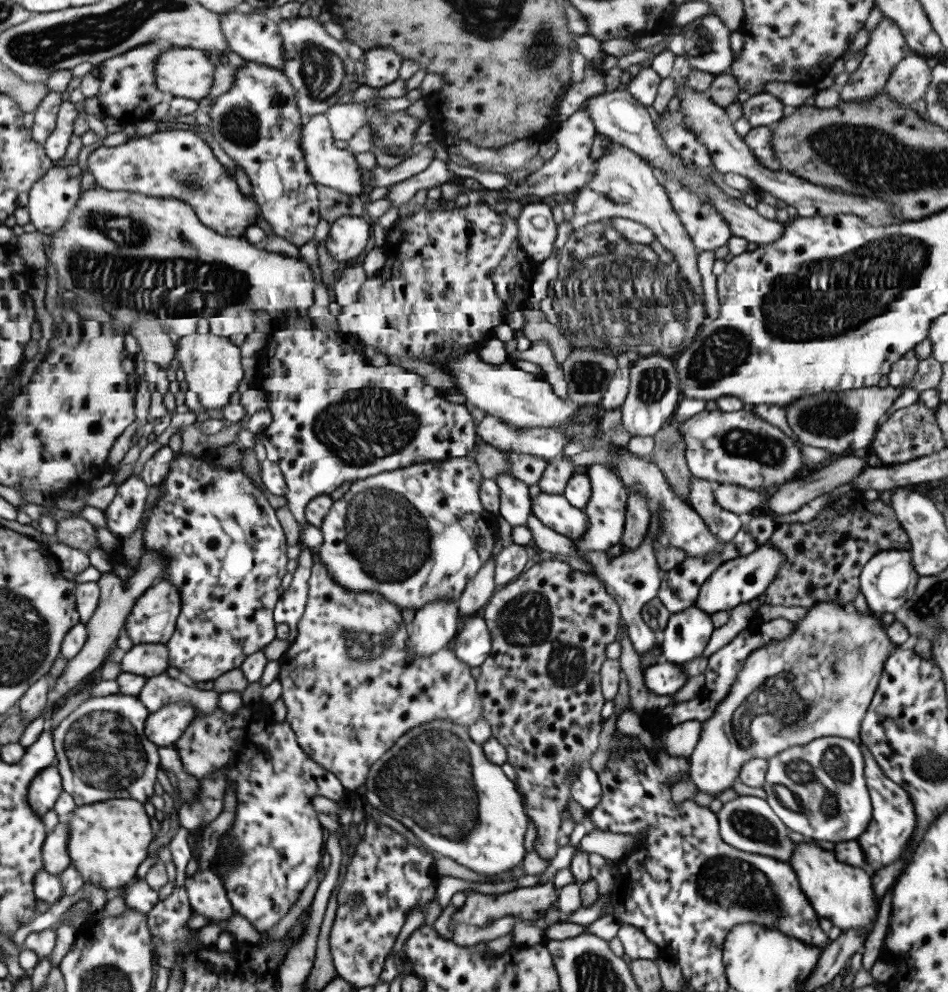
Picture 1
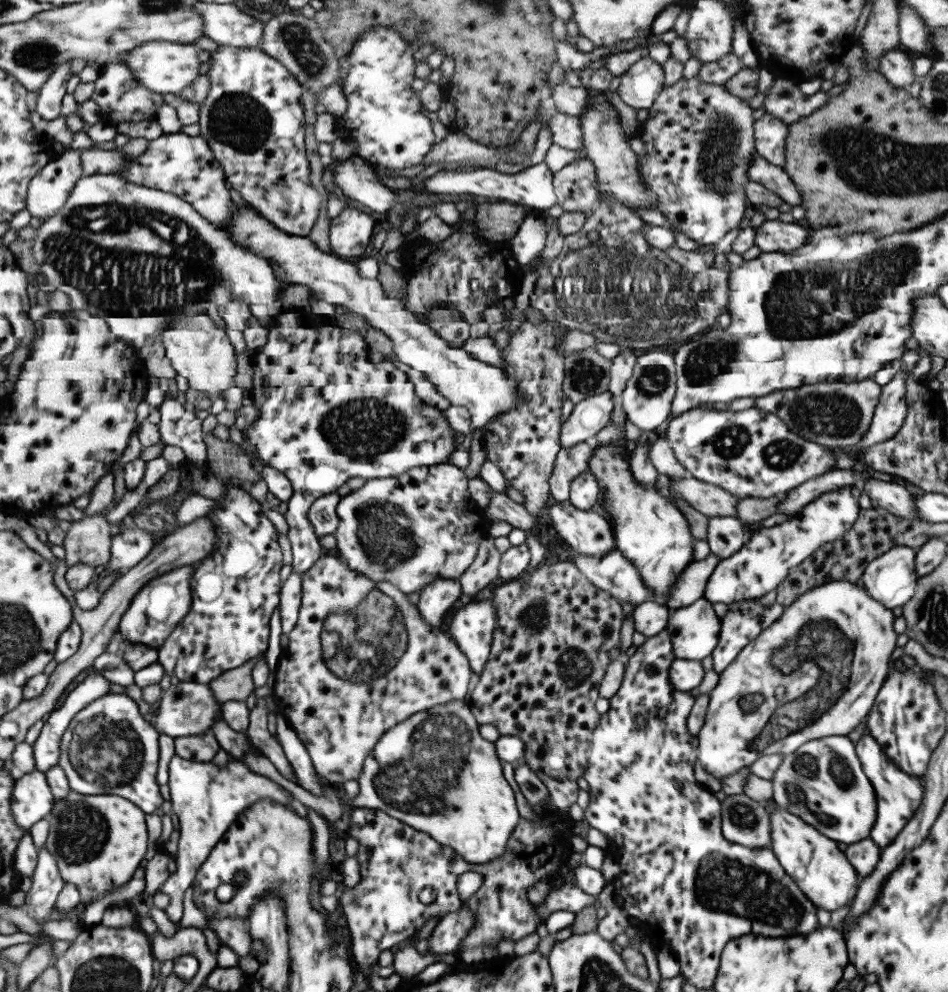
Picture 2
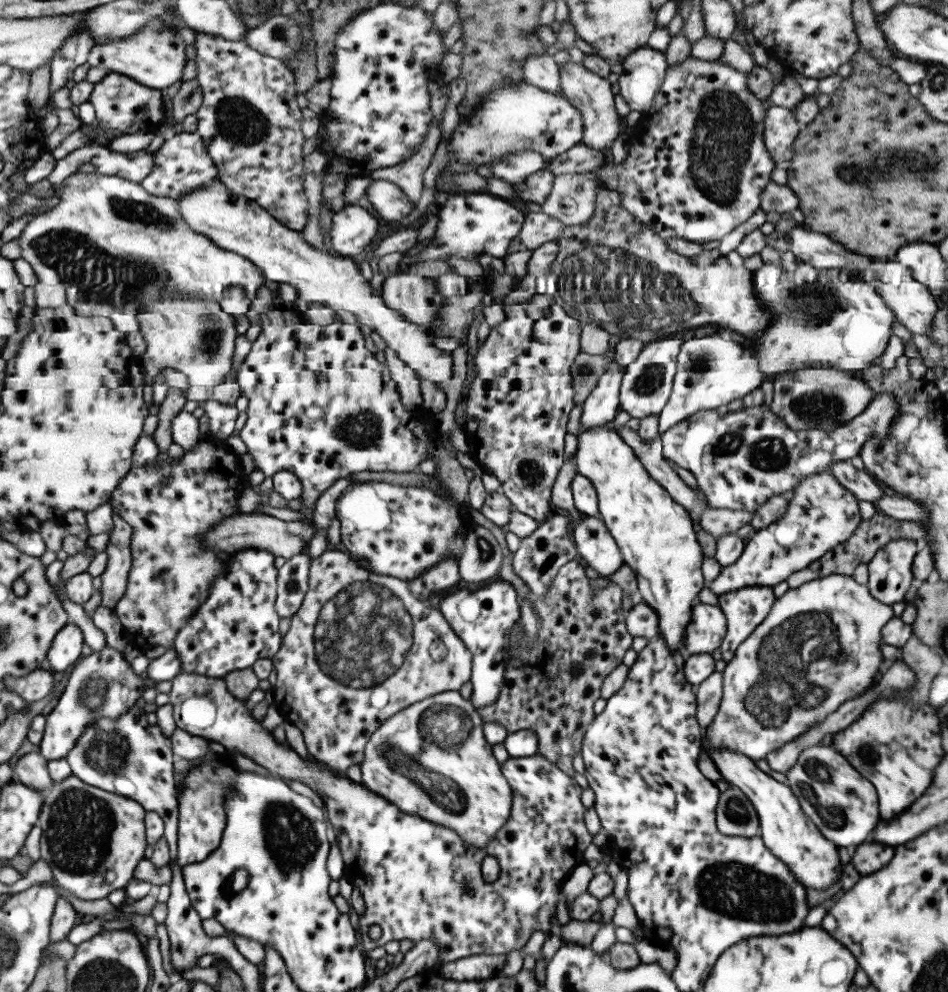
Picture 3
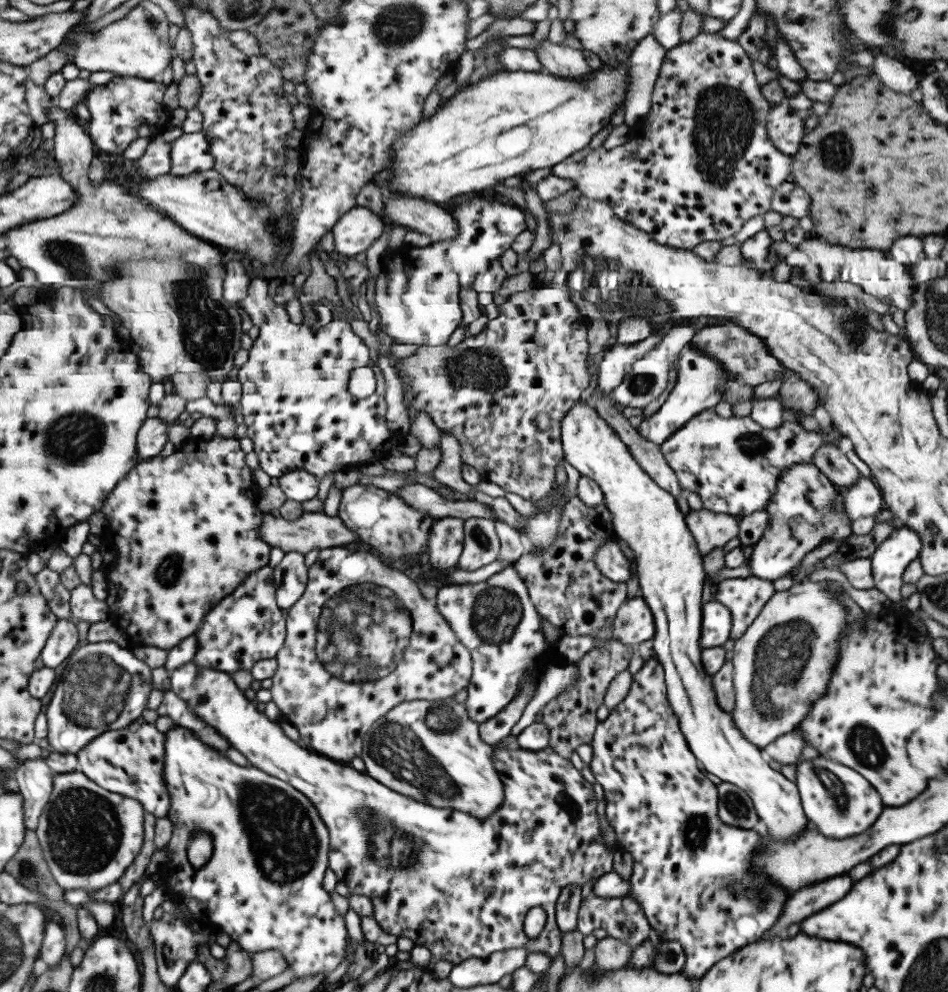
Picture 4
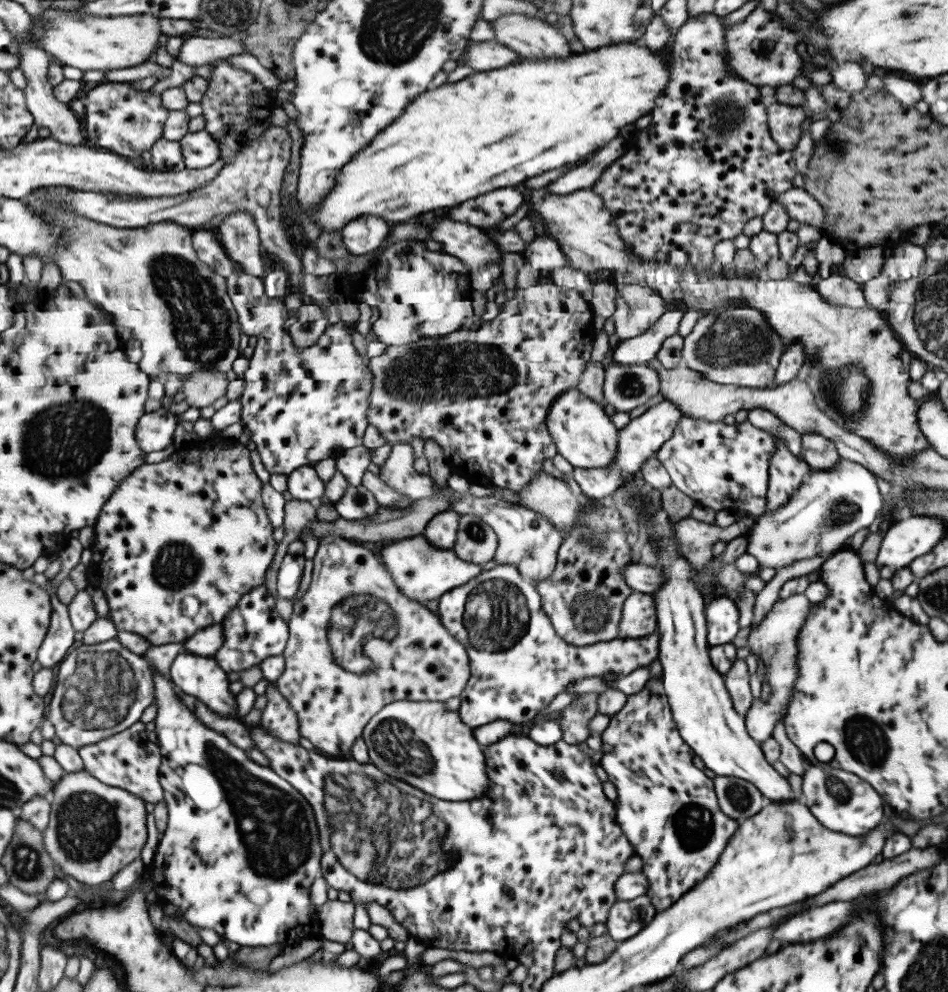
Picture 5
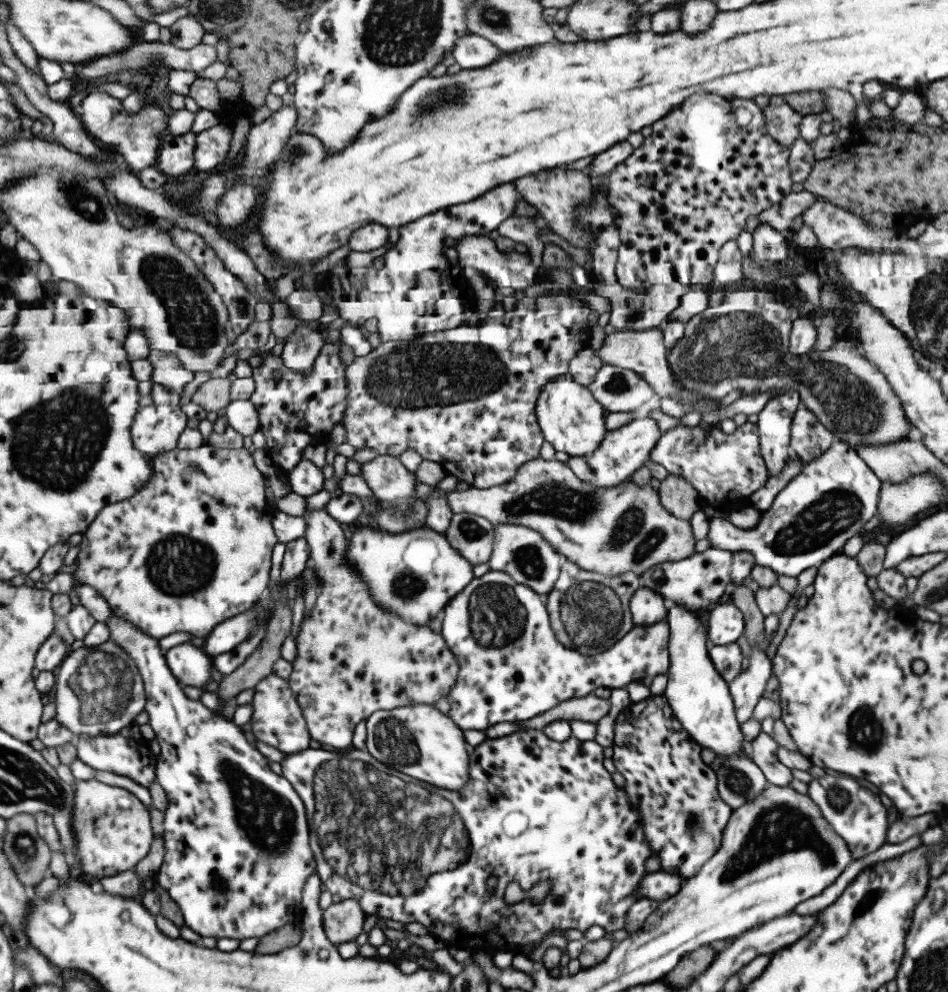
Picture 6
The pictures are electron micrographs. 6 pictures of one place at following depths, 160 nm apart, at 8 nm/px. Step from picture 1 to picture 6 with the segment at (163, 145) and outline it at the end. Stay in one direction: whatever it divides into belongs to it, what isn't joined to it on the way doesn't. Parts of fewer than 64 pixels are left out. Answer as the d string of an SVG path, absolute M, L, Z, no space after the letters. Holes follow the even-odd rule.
M217 124L195 135L193 171L215 169L225 160L232 139L232 127Z

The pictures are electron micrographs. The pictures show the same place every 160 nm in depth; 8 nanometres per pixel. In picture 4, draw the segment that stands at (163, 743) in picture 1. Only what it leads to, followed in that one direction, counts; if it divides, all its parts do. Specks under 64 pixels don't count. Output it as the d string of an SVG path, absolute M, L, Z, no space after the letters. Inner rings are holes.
M189 661L169 672L168 680L170 689L192 707L193 712L201 720L204 720L210 727L221 733L229 741L231 747L241 752L249 761L249 765L251 764L252 767L258 768L265 772L265 774L290 784L297 792L304 794L309 799L309 802L315 807L317 815L323 821L323 825L327 828L329 842L329 851L327 854L328 868L333 871L337 883L342 883L347 888L349 894L357 894L370 898L373 909L372 917L381 927L381 930L385 934L390 934L397 938L407 938L414 946L424 947L431 954L432 962L447 960L447 962L456 965L471 957L480 959L495 952L517 948L527 949L527 953L543 953L550 960L553 960L560 952L561 932L557 928L554 919L554 908L559 893L569 885L582 887L587 882L590 882L593 886L599 877L603 877L607 872L612 871L611 858L613 853L607 850L605 844L603 844L603 838L599 836L599 820L597 820L597 812L595 812L597 801L593 793L592 784L583 779L581 773L571 765L569 759L559 756L549 746L543 748L543 750L536 751L525 750L515 745L507 749L492 749L493 768L496 770L499 780L502 780L504 785L503 802L501 802L501 807L497 807L497 810L487 820L479 822L475 818L459 812L459 810L429 808L423 802L415 802L411 798L405 798L403 794L397 794L393 790L387 790L383 784L375 782L375 779L371 778L367 773L353 769L350 764L344 764L323 757L300 745L298 742L290 740L283 734L281 727L279 727L274 719L268 719L263 713L255 709L253 702L247 699L243 695L243 692L235 686L230 673L206 669L195 664L193 661ZM535 906L540 906L544 910L546 919L544 920L541 932L539 932L539 936L535 940L529 940L522 929L523 921L526 912Z

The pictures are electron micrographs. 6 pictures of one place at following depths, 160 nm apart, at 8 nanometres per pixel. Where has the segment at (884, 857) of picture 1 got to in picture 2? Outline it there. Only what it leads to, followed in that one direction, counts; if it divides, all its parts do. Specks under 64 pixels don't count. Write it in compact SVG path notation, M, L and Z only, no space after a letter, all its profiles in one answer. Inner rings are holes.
M862 734L858 742L854 745L854 751L861 763L863 774L869 779L873 787L876 798L876 820L871 826L868 838L883 850L891 844L901 832L901 828L906 826L913 814L921 804L924 783L919 777L910 777L906 772L900 771L897 765L885 756L877 741L869 734Z

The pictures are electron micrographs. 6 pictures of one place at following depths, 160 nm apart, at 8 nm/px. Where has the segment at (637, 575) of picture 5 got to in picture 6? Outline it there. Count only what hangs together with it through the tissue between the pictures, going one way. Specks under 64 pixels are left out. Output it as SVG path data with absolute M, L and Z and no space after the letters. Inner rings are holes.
M708 547L702 552L694 552L687 558L660 562L640 576L644 579L644 586L661 595L667 606L683 605L703 612L722 599L725 584L730 582L731 559L732 554L729 551Z

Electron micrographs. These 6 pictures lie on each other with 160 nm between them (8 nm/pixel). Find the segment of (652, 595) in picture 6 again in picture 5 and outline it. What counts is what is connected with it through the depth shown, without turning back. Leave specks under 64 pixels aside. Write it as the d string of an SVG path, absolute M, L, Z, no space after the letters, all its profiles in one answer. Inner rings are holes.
M632 591L621 606L617 636L639 638L655 630L656 611L652 595Z

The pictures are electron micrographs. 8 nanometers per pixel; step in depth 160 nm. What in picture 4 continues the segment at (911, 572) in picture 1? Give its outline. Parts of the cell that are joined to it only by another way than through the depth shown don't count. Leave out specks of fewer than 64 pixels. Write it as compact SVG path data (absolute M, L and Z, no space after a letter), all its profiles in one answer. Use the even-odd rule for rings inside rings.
M897 525L888 537L869 556L874 588L885 594L893 603L901 601L899 588L905 567L918 558L921 539L917 532L903 525Z

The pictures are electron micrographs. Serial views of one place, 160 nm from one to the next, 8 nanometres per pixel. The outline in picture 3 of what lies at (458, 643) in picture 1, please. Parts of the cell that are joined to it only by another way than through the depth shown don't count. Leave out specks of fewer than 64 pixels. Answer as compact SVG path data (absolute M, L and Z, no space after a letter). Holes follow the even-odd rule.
M500 578L485 586L469 587L441 595L438 611L471 653L469 682L472 691L469 701L475 709L491 704L499 694L509 633L512 633L512 627L519 620L518 602L513 586Z

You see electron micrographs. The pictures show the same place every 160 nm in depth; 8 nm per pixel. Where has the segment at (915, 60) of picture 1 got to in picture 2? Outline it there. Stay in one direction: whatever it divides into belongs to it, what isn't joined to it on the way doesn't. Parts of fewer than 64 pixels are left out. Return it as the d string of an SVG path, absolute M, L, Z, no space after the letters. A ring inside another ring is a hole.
M897 48L888 50L880 56L877 70L887 79L889 84L895 88L907 89L909 84L917 81L912 71L913 55L904 49Z

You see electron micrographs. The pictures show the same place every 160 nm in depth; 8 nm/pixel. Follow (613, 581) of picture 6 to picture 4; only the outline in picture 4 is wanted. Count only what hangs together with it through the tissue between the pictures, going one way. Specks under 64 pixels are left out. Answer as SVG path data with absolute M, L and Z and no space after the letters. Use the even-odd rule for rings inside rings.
M575 494L565 503L553 542L544 550L531 550L522 554L513 563L519 578L525 583L535 611L545 622L555 627L559 638L594 634L602 626L612 623L619 606L626 600L625 582L613 582L605 578L595 566L593 555L606 540L618 541L606 506L603 502L597 506L585 506Z

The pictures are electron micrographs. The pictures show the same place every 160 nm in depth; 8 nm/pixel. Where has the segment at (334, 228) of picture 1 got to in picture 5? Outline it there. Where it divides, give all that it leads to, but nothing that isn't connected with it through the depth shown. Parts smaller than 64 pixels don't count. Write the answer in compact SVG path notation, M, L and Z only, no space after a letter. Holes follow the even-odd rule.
M363 214L350 220L340 230L345 250L351 255L365 254L382 246L391 231L391 226L382 218ZM349 226L349 228L347 228Z

